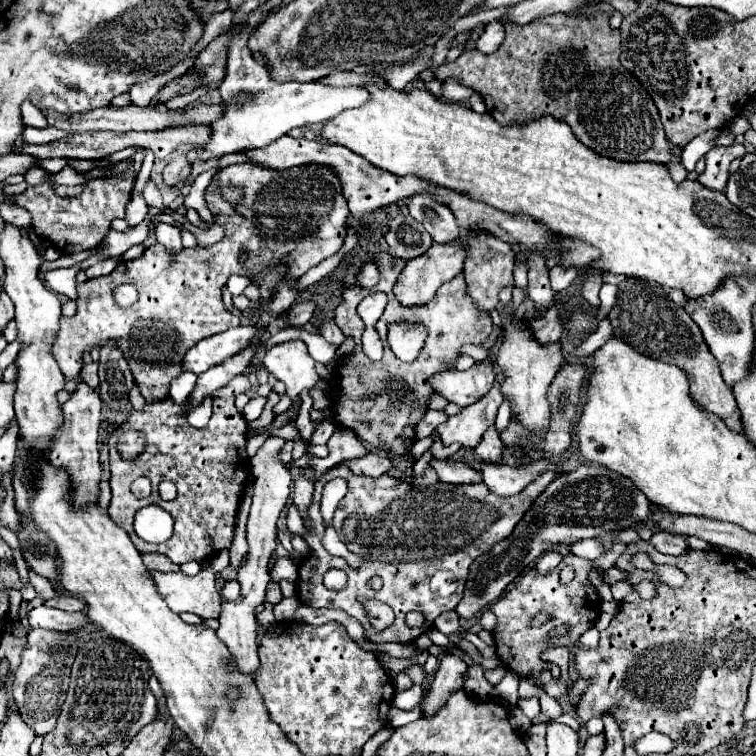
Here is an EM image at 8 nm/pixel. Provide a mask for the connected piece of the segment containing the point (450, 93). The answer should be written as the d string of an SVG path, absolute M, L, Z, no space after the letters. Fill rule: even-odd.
M446 79L446 83L442 83L442 97L450 103L468 103L468 99L474 95L472 89L462 87L458 81L454 79Z

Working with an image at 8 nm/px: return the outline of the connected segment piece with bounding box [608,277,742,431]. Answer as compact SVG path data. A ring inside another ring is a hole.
M626 277L622 283L618 283L616 305L608 313L608 319L614 329L614 337L626 341L642 355L678 365L690 379L692 399L700 403L704 409L722 417L722 421L732 431L742 431L740 411L732 397L732 389L722 381L718 363L714 361L712 353L706 349L698 325L692 319L676 319L676 317L678 317L676 305L660 285L652 285L648 281L634 277Z

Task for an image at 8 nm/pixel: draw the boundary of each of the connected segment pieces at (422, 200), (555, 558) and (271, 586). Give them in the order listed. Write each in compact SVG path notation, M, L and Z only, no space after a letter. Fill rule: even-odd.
M416 193L408 197L408 213L420 221L436 243L450 243L458 239L460 227L452 209L434 199L428 193Z
M552 551L552 553L546 553L542 559L538 559L536 565L534 565L534 569L536 569L540 575L548 575L548 573L552 573L552 571L556 569L556 565L558 565L560 561L562 561L562 555L556 553L556 551Z
M270 581L266 589L266 601L268 601L268 603L272 603L272 605L276 605L276 603L280 603L282 599L284 599L284 597L282 597L280 585L278 585L278 583L274 583L274 581Z

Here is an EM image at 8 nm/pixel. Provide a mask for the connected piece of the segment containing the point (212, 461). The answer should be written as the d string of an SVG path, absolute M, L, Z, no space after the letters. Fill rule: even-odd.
M248 375L234 377L228 385L212 393L212 419L204 429L194 429L187 419L182 417L185 403L178 405L170 396L158 405L146 405L144 411L130 411L128 419L110 435L110 487L112 501L108 515L120 525L134 541L140 553L162 553L170 557L172 563L186 561L204 561L218 555L220 549L232 545L236 509L238 501L244 495L246 481L250 479L250 457L246 453L246 421L236 411L234 399L238 393L248 393L252 387ZM124 431L140 431L146 437L144 451L136 459L124 459L118 453L118 435ZM146 475L152 481L152 493L148 499L136 499L130 491L130 483ZM160 481L172 481L178 487L178 495L172 501L164 501L158 493ZM158 505L166 509L174 519L174 533L162 545L152 545L136 537L132 529L134 513L140 507Z

